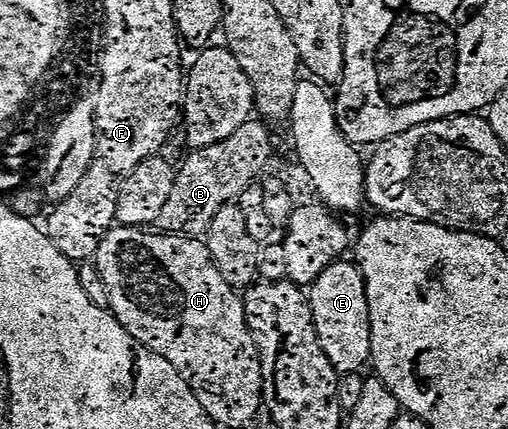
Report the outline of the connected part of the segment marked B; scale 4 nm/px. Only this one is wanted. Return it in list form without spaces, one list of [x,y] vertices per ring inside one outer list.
[[[253,119],[238,127],[230,139],[195,150],[193,157],[179,166],[174,191],[158,222],[159,232],[207,238],[218,211],[240,199],[252,184],[255,186],[265,176],[264,168],[272,161],[272,133],[267,128],[271,129],[263,120]]]

